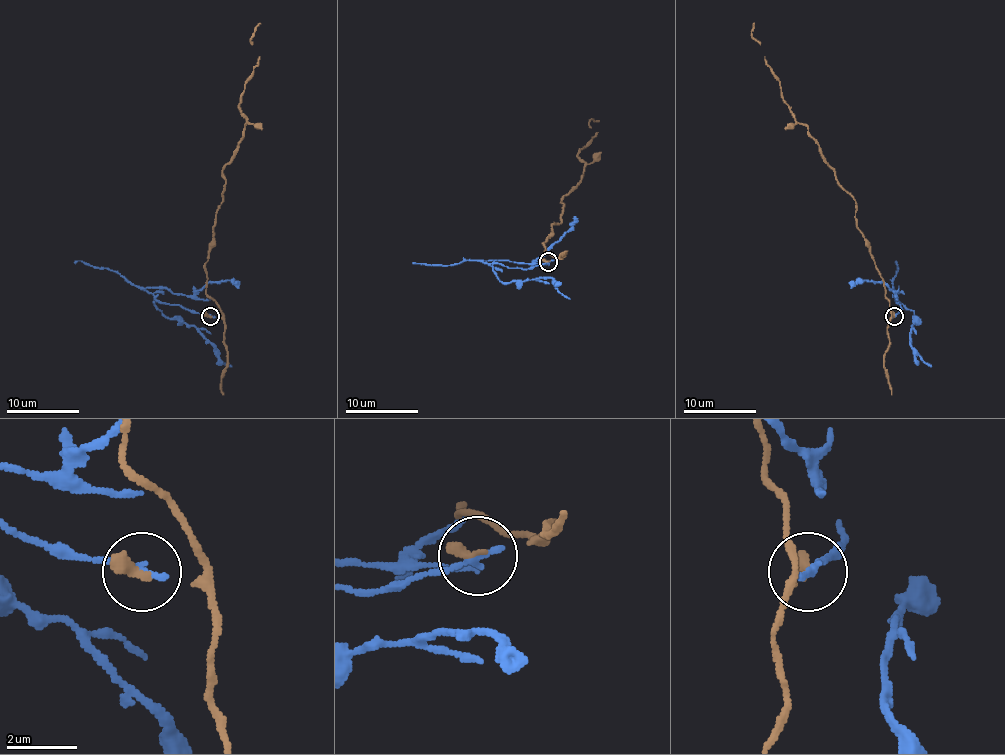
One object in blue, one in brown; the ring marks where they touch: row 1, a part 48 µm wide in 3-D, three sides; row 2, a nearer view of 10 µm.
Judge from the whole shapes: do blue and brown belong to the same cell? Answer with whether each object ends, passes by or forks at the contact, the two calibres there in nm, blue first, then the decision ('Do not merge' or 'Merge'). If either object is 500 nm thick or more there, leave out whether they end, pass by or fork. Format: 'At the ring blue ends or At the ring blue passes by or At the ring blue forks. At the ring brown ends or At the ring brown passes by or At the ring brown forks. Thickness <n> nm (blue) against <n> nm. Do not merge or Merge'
At the ring blue ends. At the ring brown ends. Thickness 220 nm (blue) against 360 nm. Do not merge

